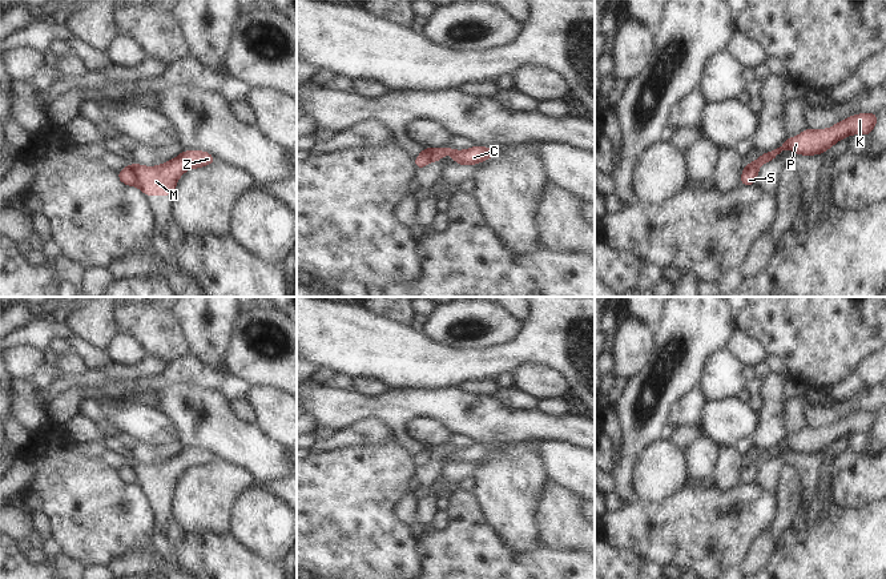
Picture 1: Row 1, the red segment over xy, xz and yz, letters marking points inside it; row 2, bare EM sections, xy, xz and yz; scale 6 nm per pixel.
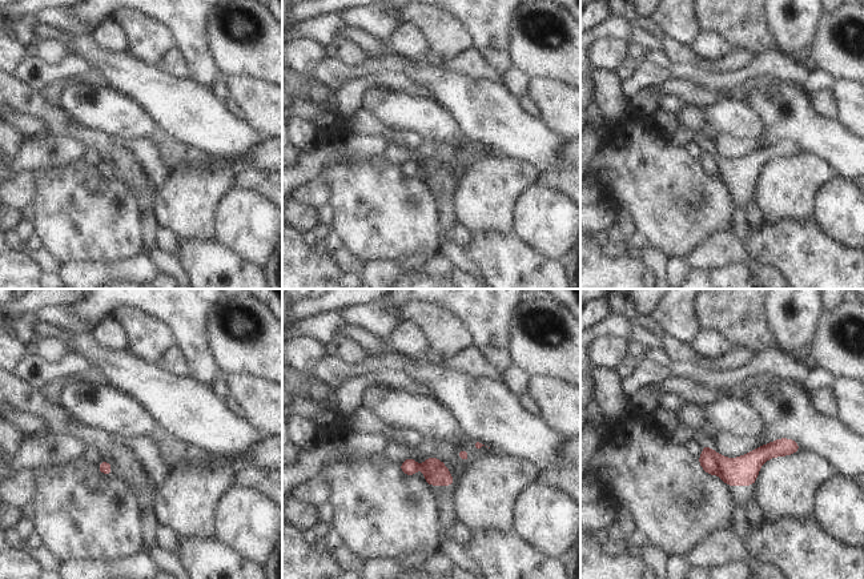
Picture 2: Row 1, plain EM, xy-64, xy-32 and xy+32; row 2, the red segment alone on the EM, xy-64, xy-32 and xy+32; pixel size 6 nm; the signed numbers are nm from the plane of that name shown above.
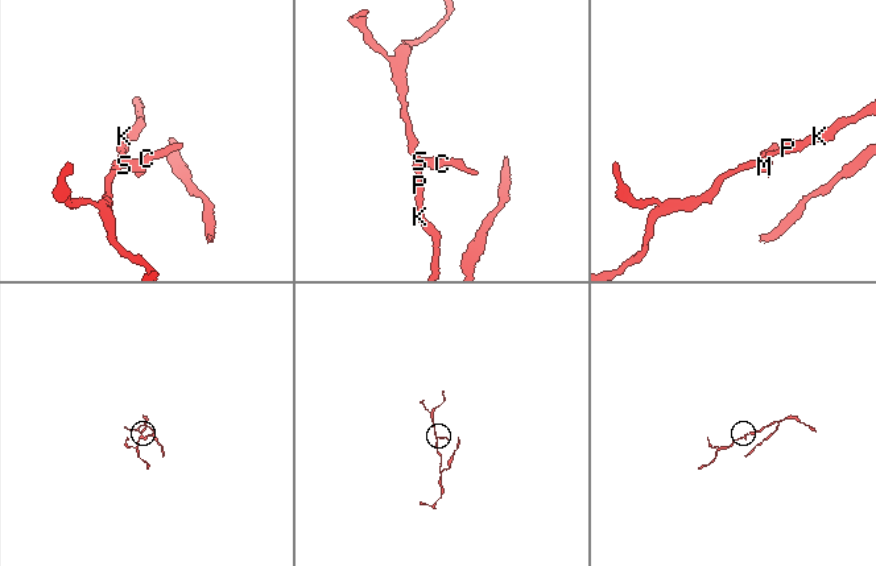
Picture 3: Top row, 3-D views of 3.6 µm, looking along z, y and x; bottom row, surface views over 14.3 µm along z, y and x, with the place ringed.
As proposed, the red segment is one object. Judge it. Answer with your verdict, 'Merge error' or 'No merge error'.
Merge error

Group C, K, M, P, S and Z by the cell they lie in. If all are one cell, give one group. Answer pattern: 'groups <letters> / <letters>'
groups C M Z / K P S

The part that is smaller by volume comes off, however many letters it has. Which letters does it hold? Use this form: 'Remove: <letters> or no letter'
Remove: C, M, Z

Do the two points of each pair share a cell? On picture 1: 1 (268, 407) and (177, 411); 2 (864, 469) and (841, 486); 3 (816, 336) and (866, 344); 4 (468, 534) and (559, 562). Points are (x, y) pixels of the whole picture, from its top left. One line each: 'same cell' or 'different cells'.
1: different cells
2: same cell
3: same cell
4: same cell

